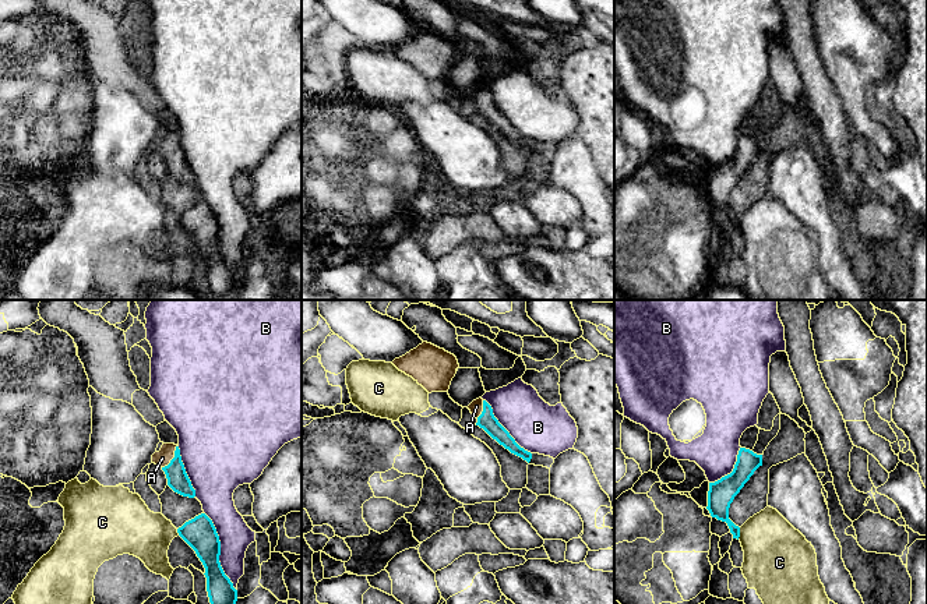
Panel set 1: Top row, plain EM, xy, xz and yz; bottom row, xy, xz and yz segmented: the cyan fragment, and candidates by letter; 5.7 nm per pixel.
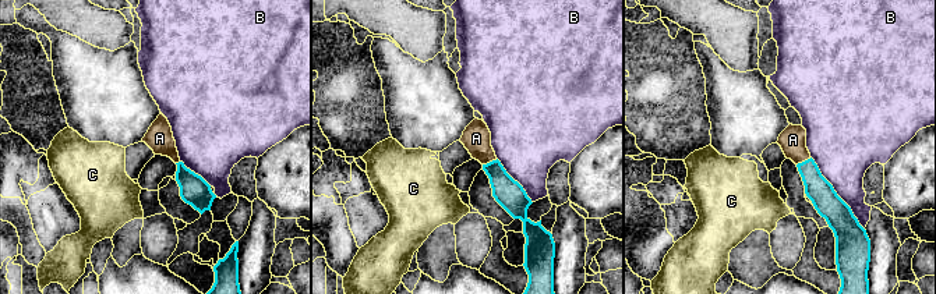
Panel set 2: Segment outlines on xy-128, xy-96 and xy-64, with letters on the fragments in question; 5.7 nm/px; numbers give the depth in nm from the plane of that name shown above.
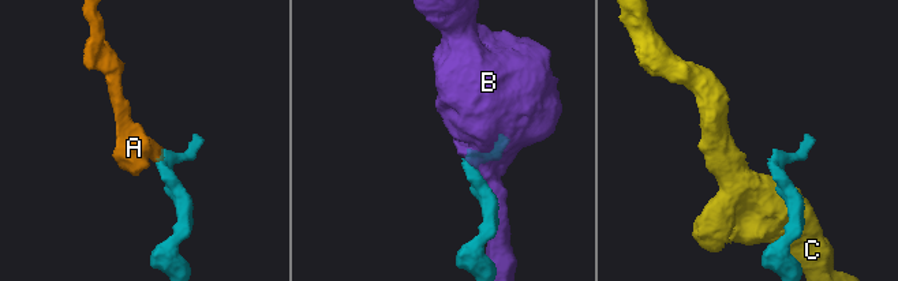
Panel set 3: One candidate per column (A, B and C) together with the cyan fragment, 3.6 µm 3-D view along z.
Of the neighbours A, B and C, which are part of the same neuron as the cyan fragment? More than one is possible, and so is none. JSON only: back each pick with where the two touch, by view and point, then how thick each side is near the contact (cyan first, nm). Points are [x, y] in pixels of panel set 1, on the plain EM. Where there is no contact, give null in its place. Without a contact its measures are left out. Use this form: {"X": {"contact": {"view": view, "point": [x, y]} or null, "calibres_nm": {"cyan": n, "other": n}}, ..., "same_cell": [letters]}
{"A": {"contact": {"view": "xy", "point": [173, 145]}, "calibres_nm": {"cyan": 120, "other": 90}}, "same_cell": ["A"]}

